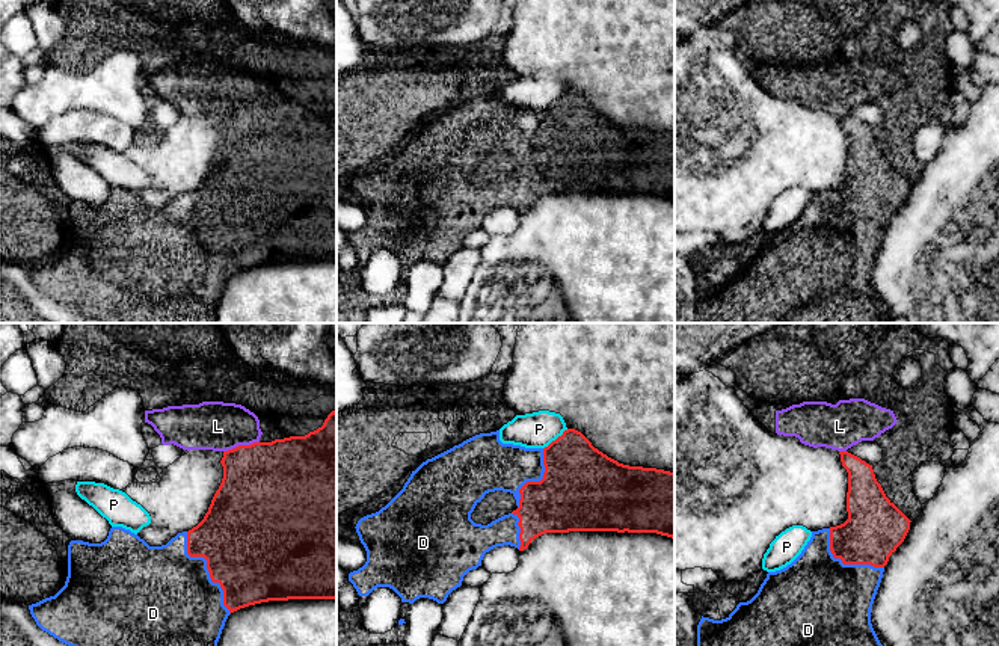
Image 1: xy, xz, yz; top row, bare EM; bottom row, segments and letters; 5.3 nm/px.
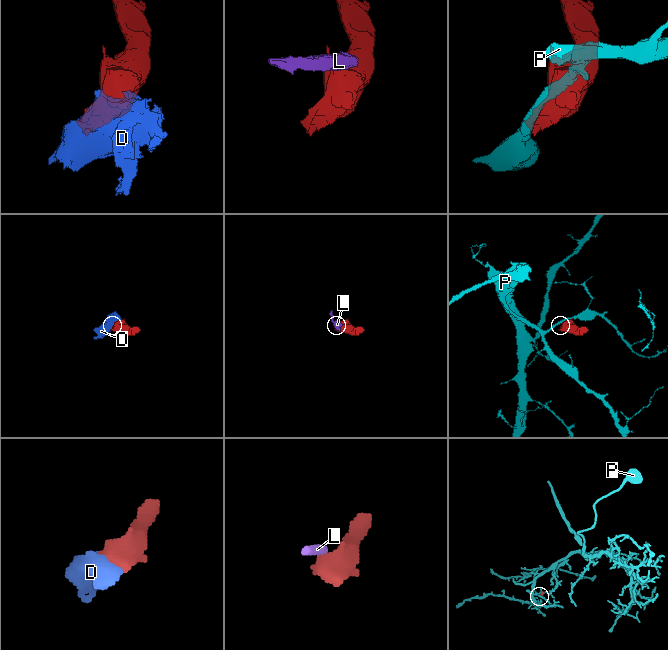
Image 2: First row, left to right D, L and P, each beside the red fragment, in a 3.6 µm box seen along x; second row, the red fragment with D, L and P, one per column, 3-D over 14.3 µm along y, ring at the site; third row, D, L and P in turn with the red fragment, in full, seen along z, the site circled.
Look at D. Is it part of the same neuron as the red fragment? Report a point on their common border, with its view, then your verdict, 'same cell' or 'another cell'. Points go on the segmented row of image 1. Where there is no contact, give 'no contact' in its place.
meets red in xy at (207, 568); same cell

